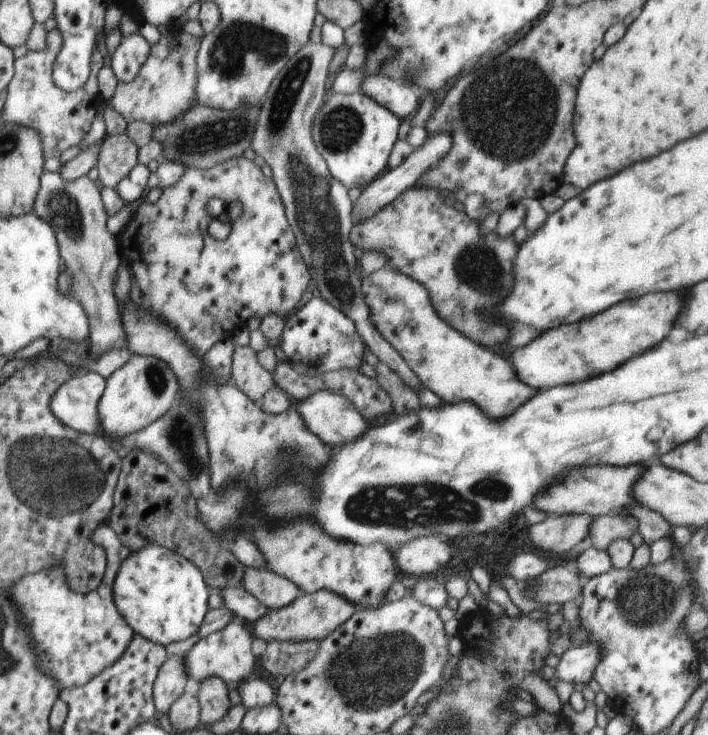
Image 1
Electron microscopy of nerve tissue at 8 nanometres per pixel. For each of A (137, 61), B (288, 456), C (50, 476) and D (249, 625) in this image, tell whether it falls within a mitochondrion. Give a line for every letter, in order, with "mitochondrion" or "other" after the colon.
A: other
B: mitochondrion
C: mitochondrion
D: other

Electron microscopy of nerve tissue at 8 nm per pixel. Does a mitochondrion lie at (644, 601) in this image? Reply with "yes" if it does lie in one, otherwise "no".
yes

